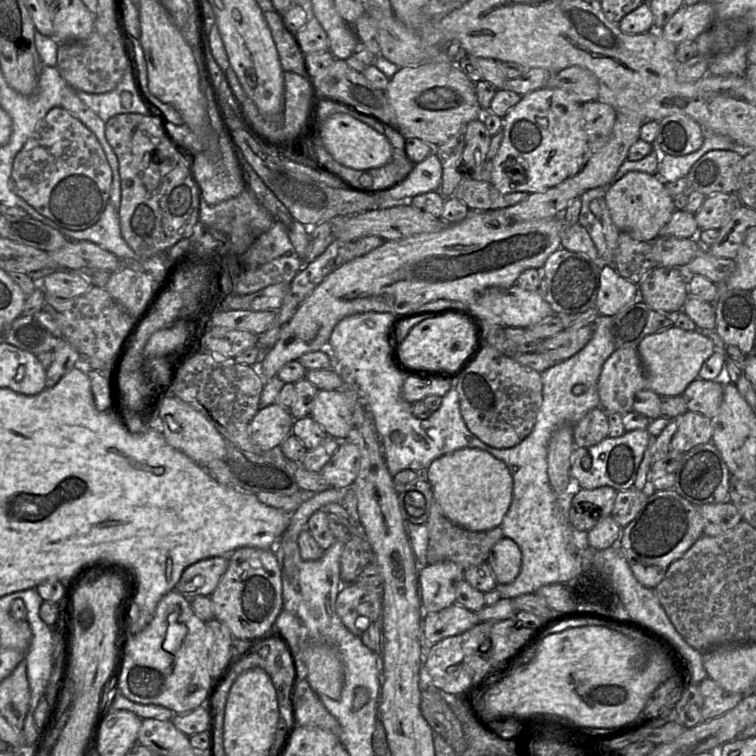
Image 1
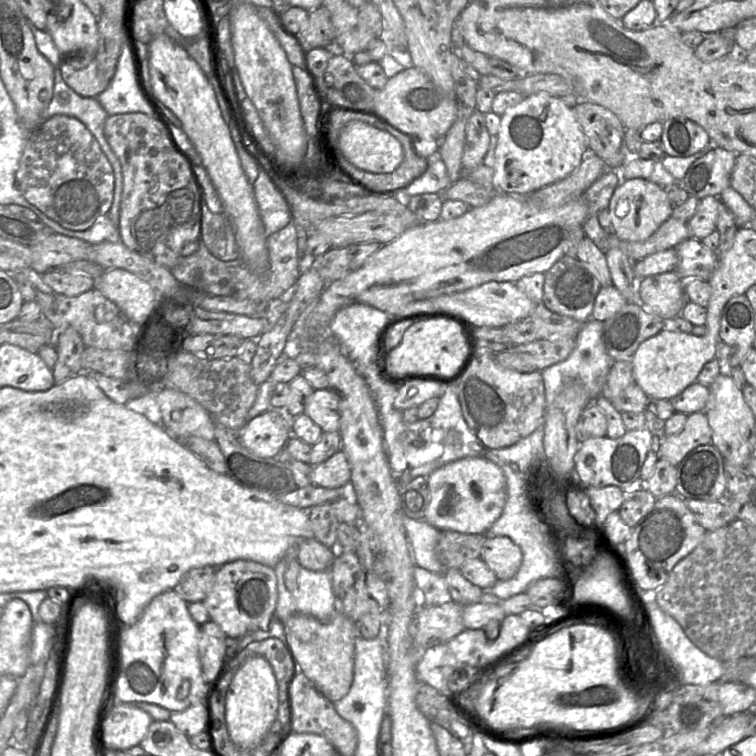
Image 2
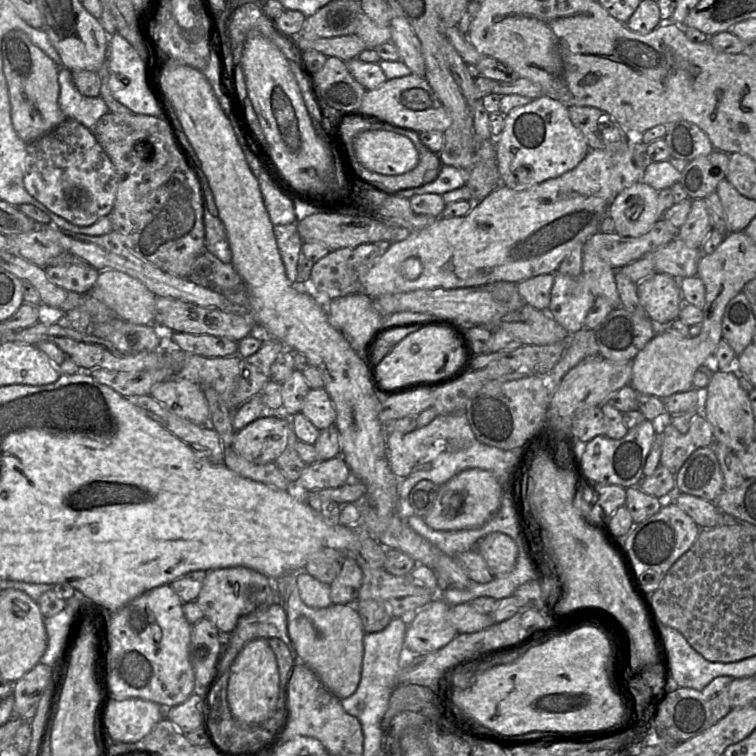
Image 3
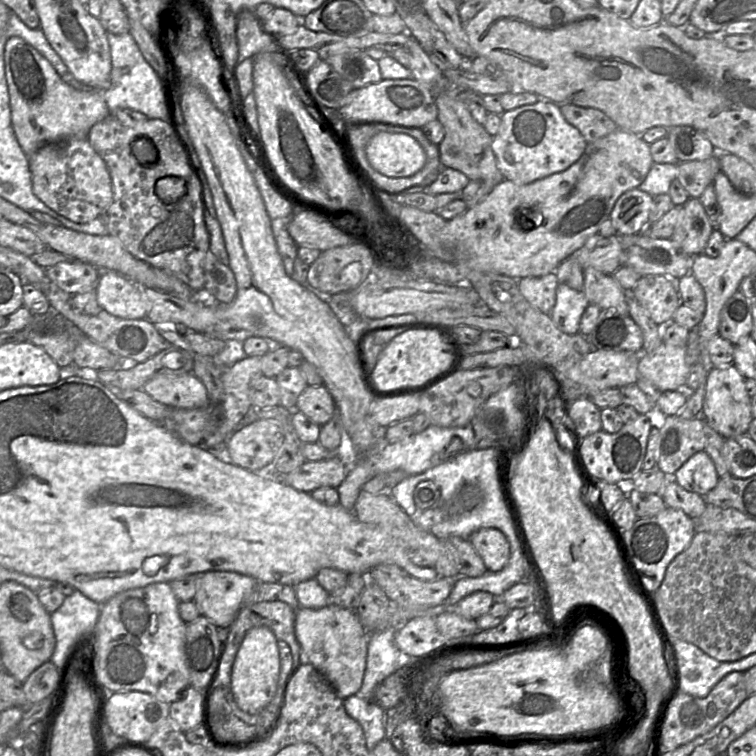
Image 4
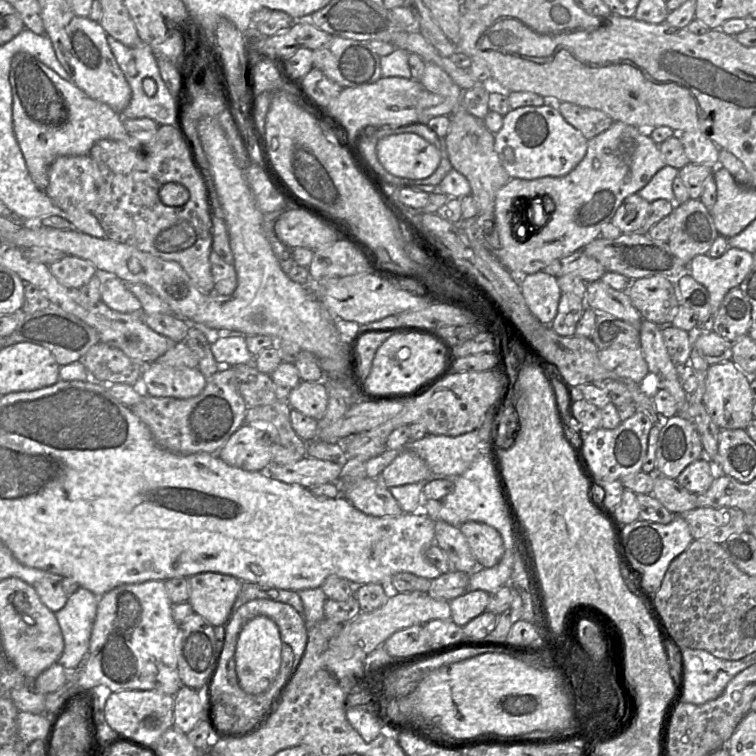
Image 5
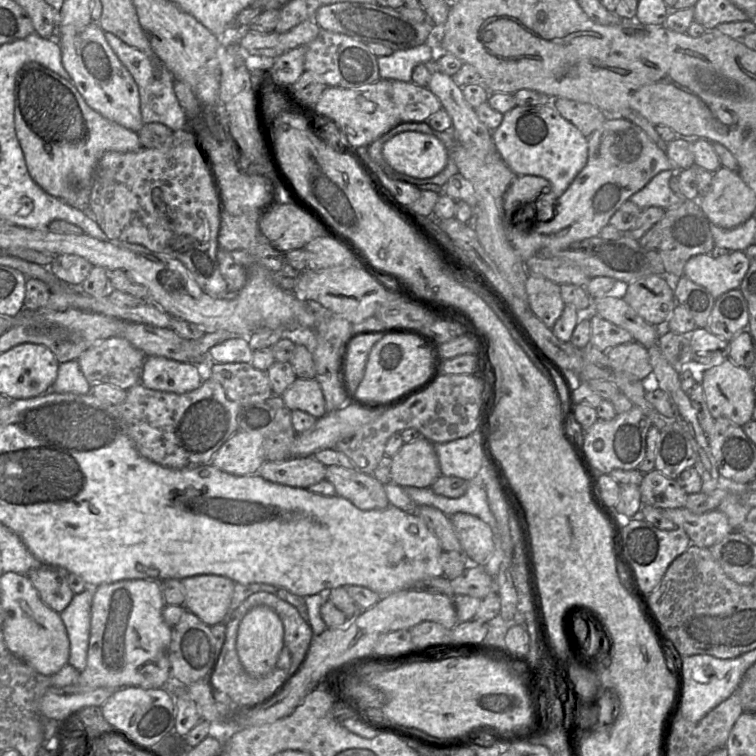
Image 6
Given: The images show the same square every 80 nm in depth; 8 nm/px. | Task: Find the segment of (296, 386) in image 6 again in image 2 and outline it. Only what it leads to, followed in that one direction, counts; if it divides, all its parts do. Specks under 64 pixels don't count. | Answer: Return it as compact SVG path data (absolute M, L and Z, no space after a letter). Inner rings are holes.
M317 389L308 399L305 407L308 415L323 432L339 432L340 429L340 399L333 390Z

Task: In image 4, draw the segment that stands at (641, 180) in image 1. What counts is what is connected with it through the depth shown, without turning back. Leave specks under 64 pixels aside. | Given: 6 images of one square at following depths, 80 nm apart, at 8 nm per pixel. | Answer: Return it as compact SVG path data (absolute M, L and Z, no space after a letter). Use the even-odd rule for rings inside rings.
M634 188L624 192L616 201L610 219L617 234L635 235L641 233L649 224L653 196Z

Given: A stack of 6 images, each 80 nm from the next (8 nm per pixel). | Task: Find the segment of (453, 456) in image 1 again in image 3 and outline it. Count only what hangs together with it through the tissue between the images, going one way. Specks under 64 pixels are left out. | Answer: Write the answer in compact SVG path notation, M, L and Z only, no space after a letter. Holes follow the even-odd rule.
M470 468L461 471L439 486L433 507L423 519L433 530L478 528L497 513L501 502L502 487L496 477L487 470Z

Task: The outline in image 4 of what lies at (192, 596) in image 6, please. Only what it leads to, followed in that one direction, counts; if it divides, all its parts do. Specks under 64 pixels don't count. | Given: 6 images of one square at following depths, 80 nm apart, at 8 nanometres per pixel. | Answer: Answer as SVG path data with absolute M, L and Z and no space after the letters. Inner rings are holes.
M208 571L195 575L193 601L200 615L207 617L217 628L231 626L257 582L262 582L232 571Z

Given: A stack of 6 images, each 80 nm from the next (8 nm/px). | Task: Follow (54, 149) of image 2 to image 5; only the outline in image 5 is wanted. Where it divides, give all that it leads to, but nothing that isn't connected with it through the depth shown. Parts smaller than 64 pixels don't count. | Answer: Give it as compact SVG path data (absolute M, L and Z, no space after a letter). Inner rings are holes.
M89 154L62 156L49 168L45 194L64 211L93 212L97 200L97 168Z

